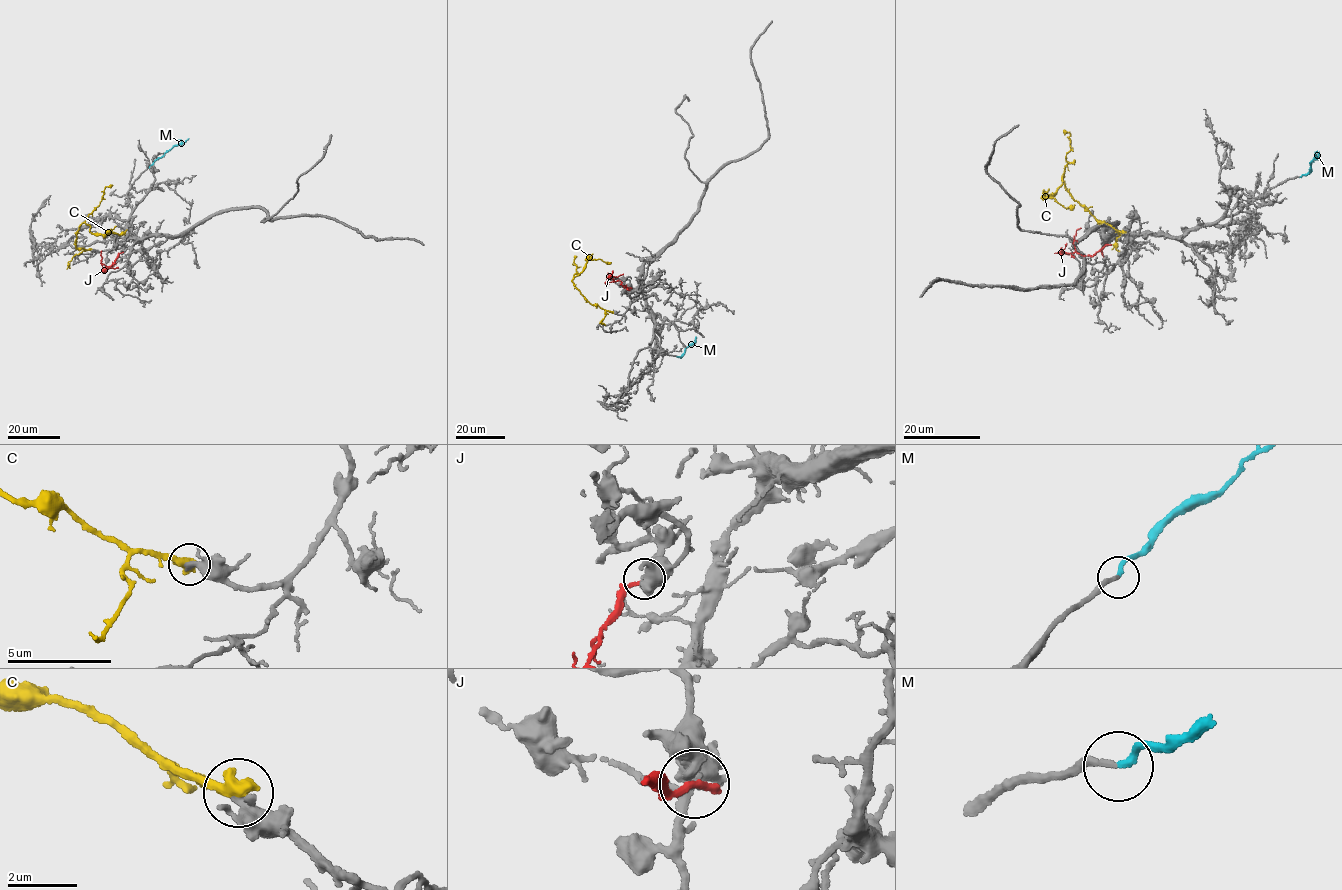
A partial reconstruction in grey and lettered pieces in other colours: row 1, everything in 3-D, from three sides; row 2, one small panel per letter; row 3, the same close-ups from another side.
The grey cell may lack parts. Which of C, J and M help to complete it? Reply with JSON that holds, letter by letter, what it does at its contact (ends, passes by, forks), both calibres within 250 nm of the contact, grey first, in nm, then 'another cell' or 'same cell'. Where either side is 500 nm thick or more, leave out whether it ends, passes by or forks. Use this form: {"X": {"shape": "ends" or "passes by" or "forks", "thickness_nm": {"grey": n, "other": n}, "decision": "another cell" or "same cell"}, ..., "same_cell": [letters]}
{"C": {"thickness_nm": {"grey": 240, "other": 550}, "decision": "same cell"}, "J": {"shape": "ends", "thickness_nm": {"grey": 170, "other": 240}, "decision": "another cell"}, "M": {"shape": "ends", "thickness_nm": {"grey": 160, "other": 200}, "decision": "same cell"}, "same_cell": ["C", "M"]}

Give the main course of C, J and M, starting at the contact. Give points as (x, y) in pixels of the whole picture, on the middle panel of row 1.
C: (612, 312), (590, 303), (572, 281), (588, 259), (611, 262)
J: (630, 288), (610, 277), (623, 274)
M: (677, 356), (683, 356), (685, 348), (694, 343), (695, 336)

